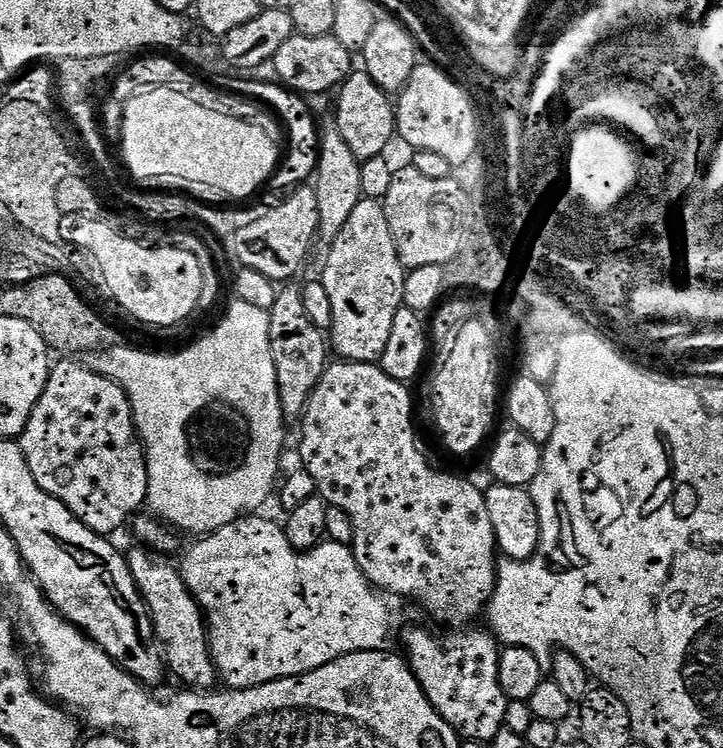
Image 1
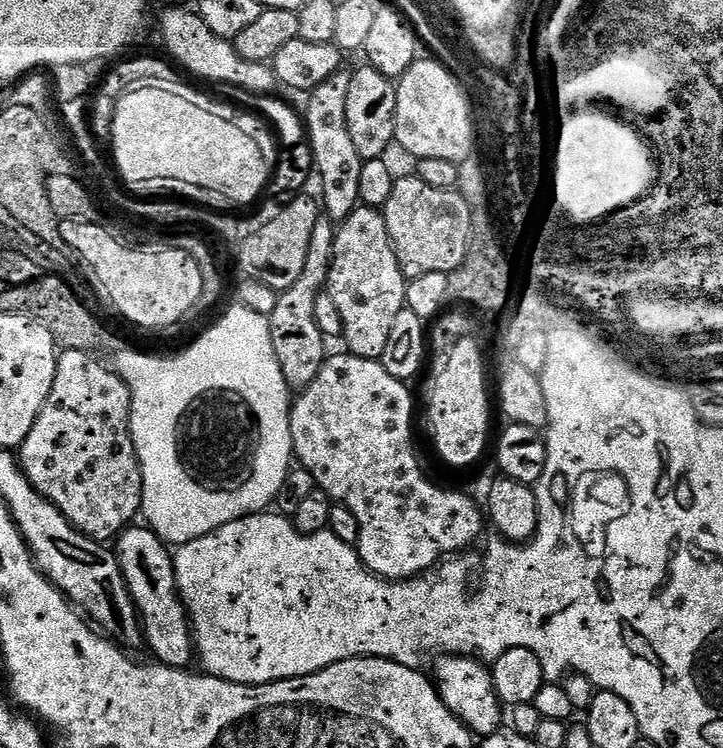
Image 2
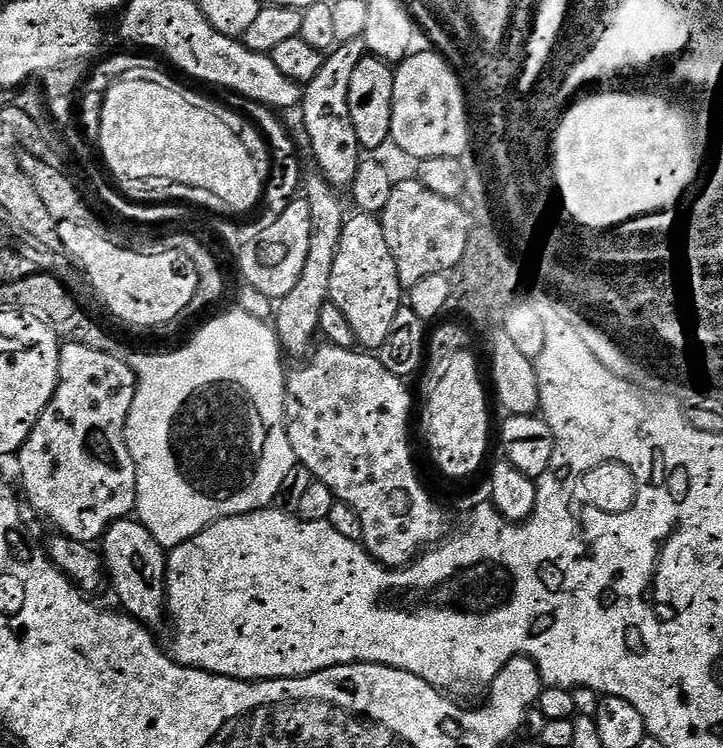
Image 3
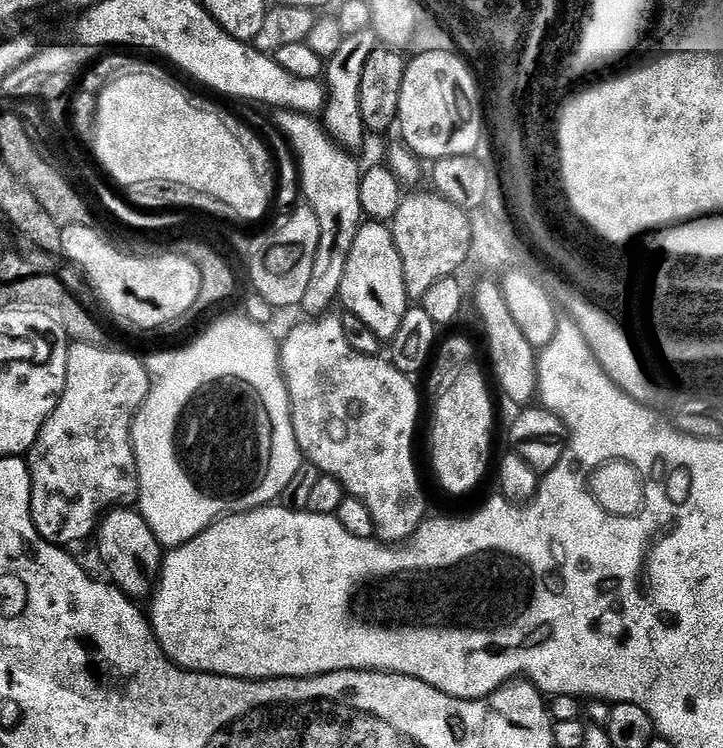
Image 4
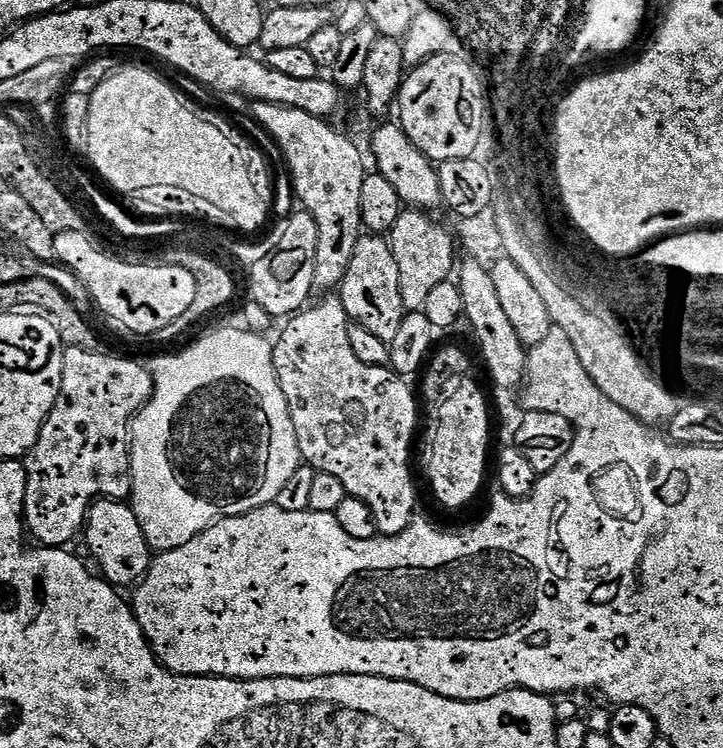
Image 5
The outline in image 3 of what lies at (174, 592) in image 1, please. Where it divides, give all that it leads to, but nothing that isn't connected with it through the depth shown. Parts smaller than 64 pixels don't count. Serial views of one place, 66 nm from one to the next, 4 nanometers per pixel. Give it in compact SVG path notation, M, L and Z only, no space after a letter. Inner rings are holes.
M139 519L119 520L112 524L104 535L102 559L110 584L112 580L116 596L120 599L119 607L149 630L157 630L156 628L162 627L163 624L165 627L168 616L168 558L165 548L156 541L154 534L150 534L150 530L146 530L146 526Z

